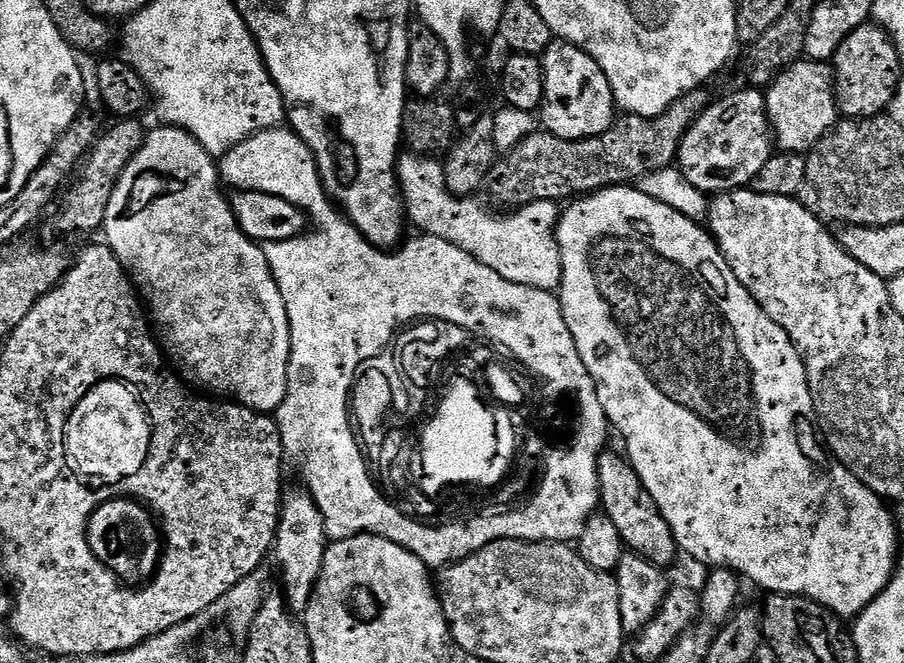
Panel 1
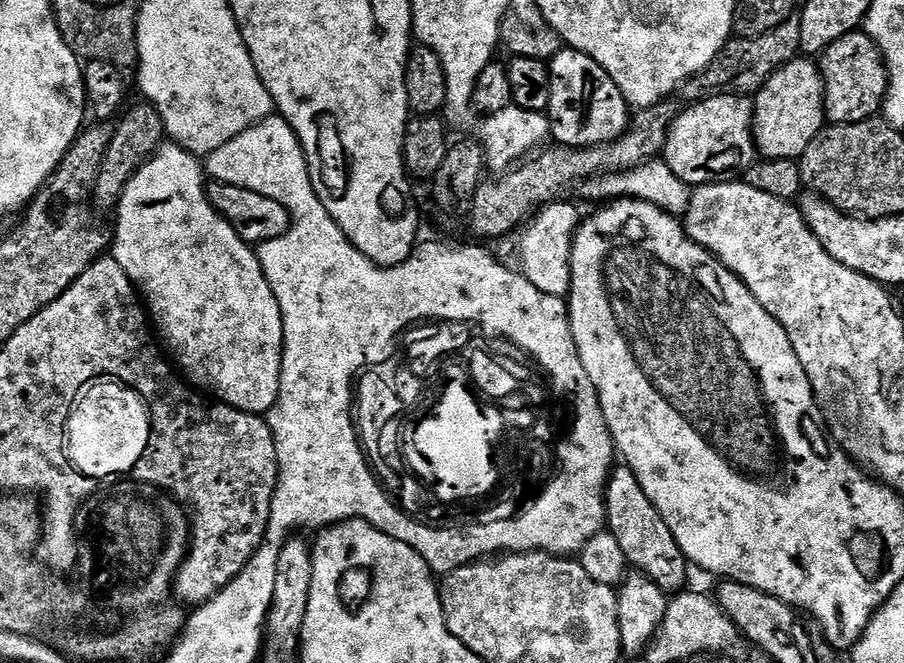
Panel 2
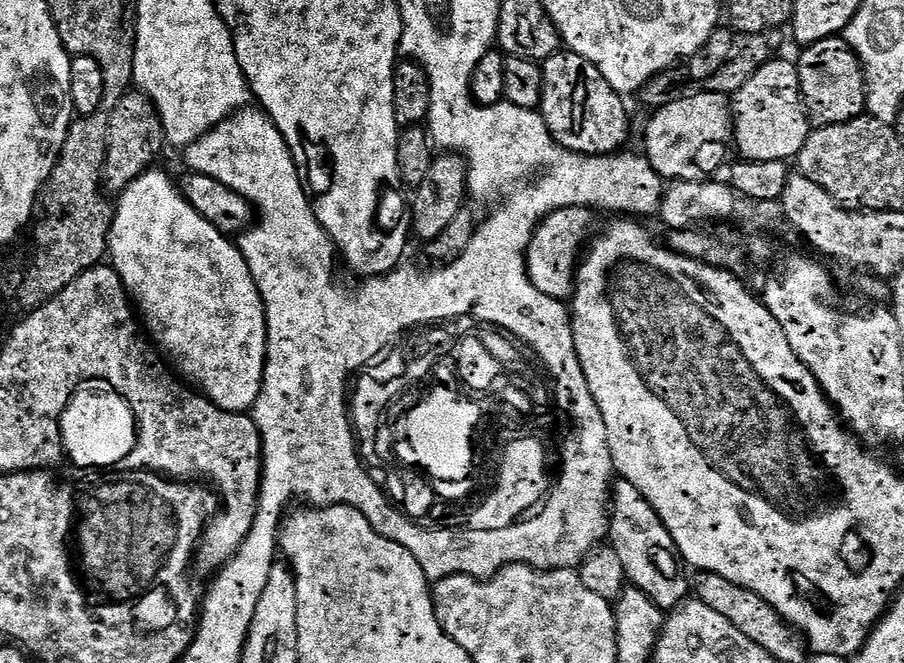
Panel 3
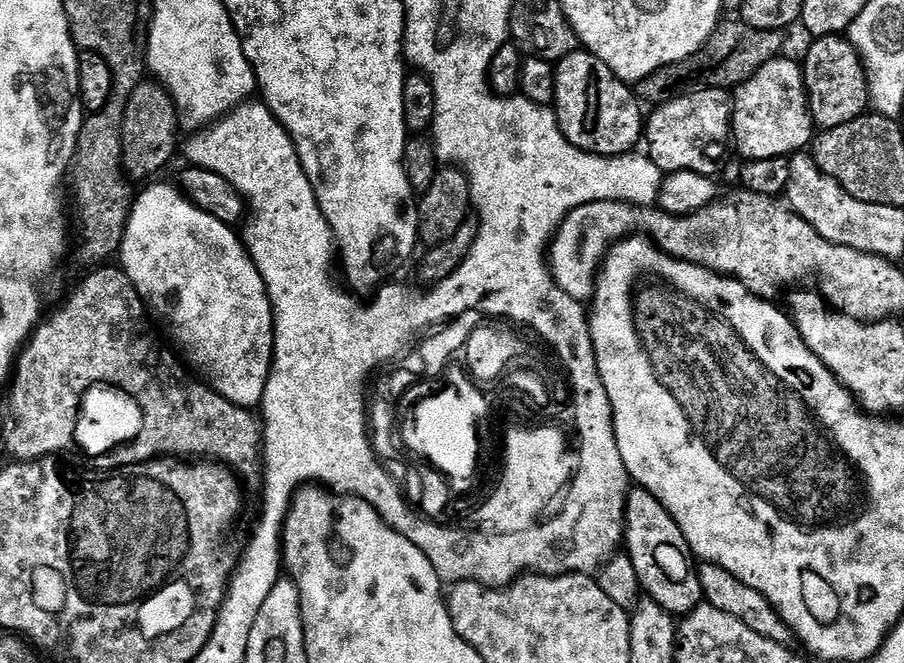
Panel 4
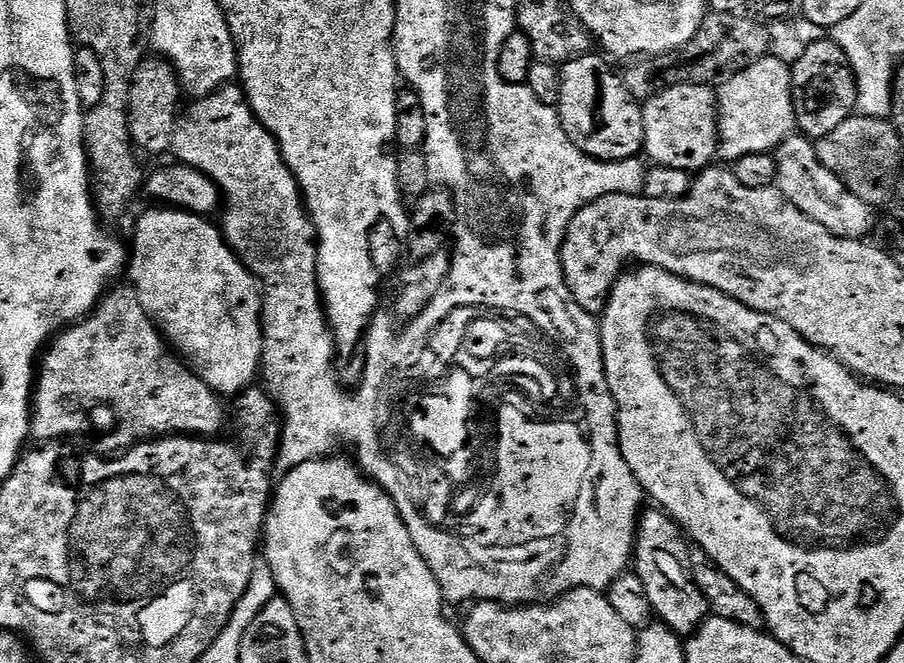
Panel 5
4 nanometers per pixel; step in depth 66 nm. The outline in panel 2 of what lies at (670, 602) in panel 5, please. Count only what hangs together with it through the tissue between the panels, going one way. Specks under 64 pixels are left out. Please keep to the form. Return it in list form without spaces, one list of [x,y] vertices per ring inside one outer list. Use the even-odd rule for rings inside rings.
[[[626,466],[613,467],[608,477],[608,487],[604,489],[604,511],[607,531],[618,538],[622,554],[635,571],[646,574],[666,594],[675,594],[685,587],[688,580],[690,562],[678,546],[670,526],[658,514],[658,510],[646,498],[638,478]]]

